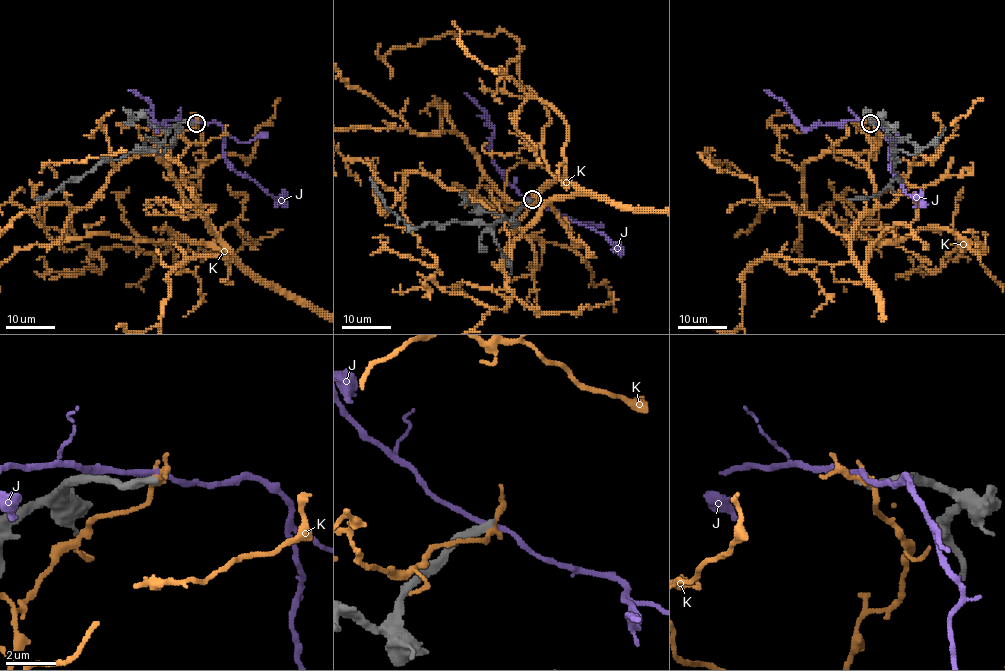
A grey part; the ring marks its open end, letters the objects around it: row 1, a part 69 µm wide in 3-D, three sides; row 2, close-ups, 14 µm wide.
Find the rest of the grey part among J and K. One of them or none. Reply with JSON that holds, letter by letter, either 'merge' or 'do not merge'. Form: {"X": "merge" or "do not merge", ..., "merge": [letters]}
{"J": "do not merge", "K": "do not merge", "merge": []}

